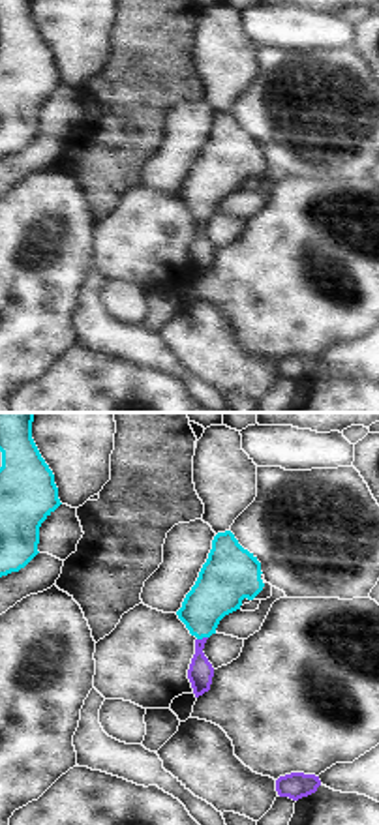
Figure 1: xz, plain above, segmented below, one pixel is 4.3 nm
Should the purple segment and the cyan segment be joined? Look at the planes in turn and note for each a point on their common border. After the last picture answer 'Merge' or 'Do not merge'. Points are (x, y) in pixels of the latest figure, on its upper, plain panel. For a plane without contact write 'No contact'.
Touches purple at (203, 218).

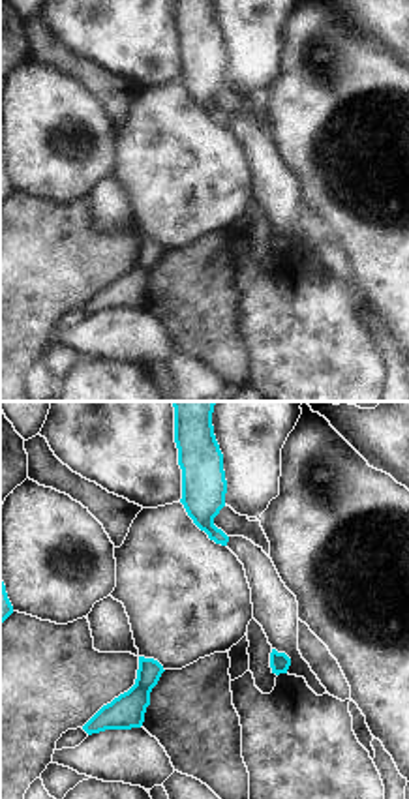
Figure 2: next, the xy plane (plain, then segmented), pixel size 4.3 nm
No contact.

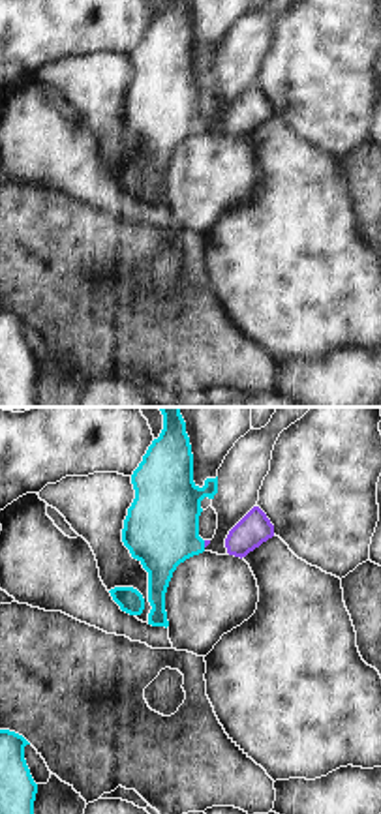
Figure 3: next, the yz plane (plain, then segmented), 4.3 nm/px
Touches purple at (205, 124).

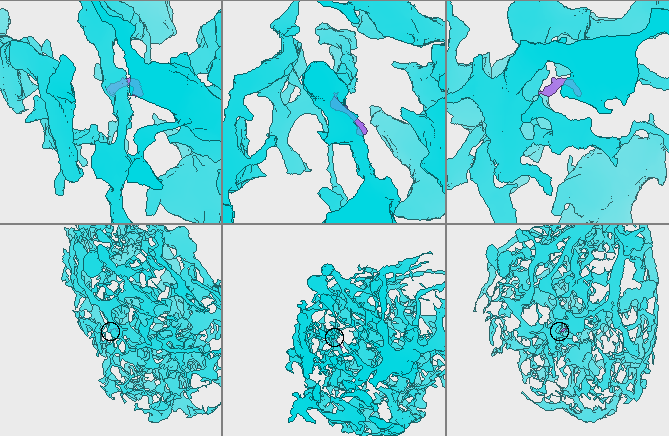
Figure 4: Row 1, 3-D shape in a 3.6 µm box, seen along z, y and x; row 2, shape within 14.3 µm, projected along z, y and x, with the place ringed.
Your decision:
Merge.

